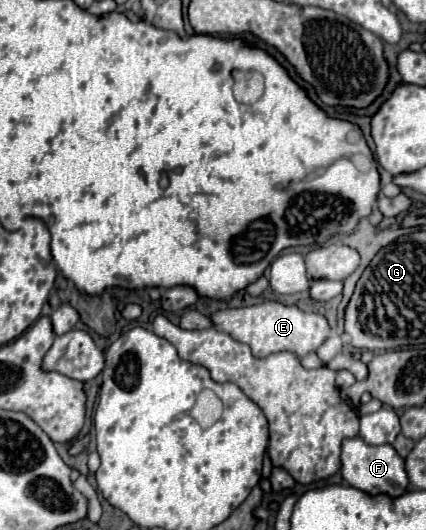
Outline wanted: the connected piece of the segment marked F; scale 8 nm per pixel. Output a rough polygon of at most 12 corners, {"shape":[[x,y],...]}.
{"shape":[[342,440],[342,478],[368,494],[400,496],[404,460],[390,444]]}

